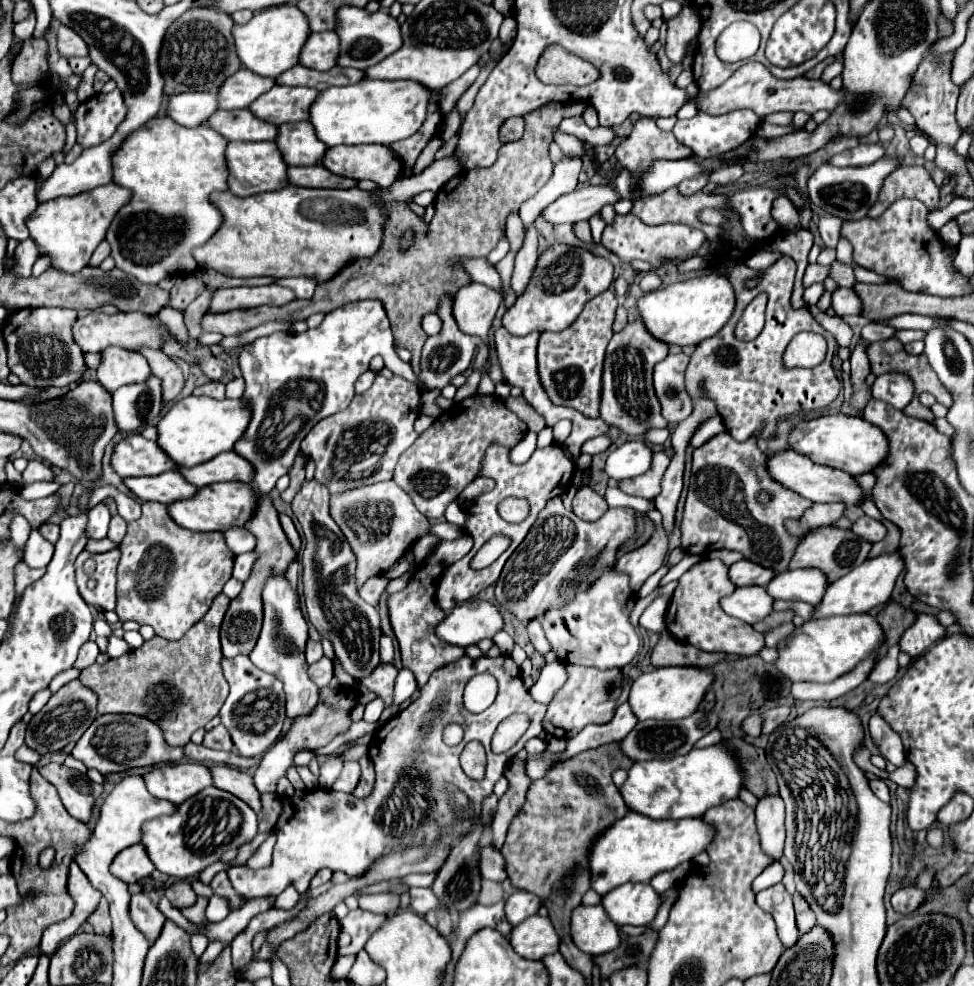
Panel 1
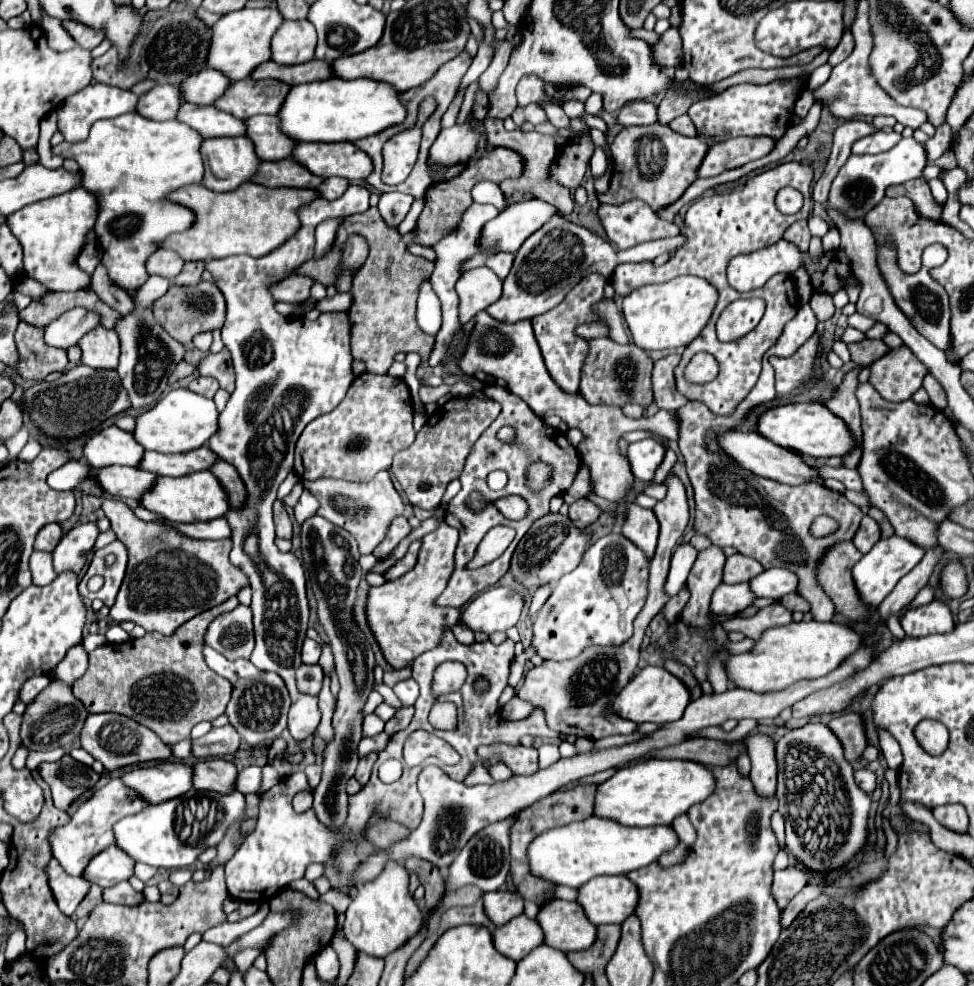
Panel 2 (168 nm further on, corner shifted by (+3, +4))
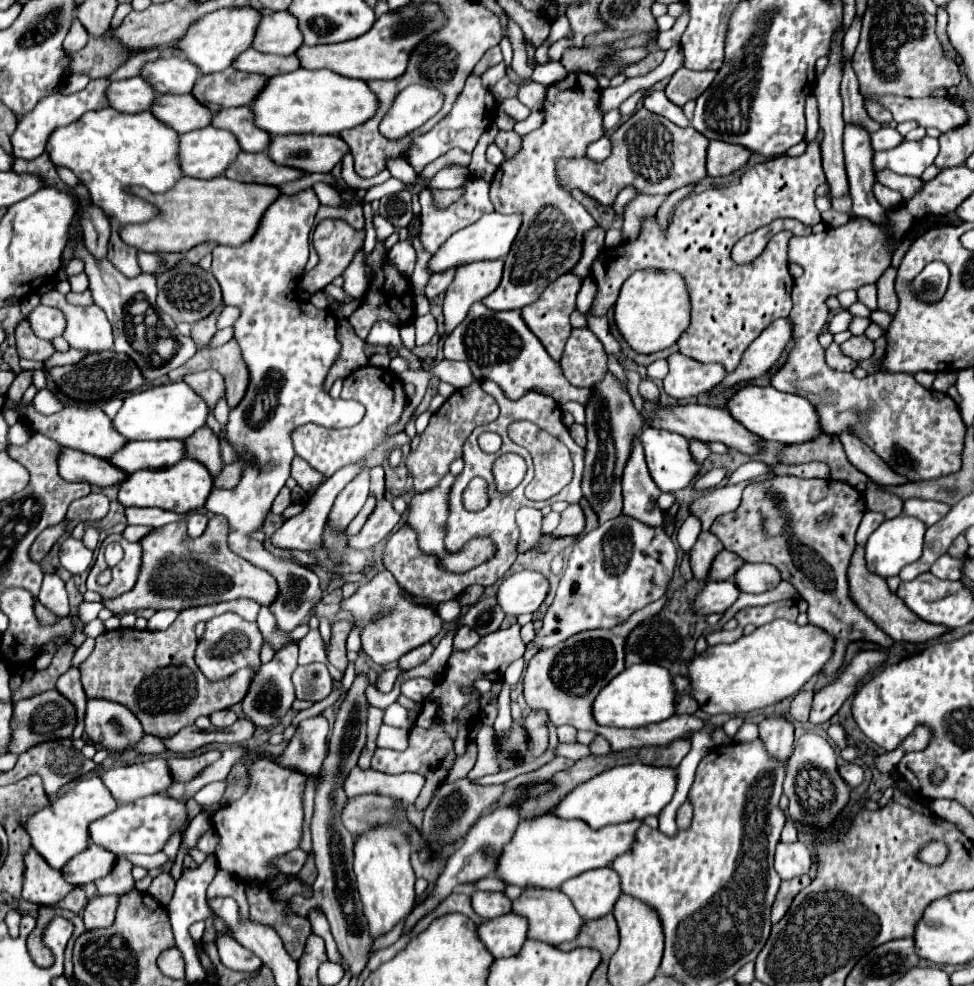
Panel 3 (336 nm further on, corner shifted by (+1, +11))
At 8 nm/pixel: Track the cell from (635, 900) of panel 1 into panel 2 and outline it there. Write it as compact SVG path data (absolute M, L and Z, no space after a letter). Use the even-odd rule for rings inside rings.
M597 877L579 887L577 903L581 903L593 925L623 923L637 907L637 887L625 877Z

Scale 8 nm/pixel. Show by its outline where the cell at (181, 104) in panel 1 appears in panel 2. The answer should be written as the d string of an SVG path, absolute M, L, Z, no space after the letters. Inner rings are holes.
M155 85L151 91L139 97L135 111L151 121L169 121L175 119L179 105L181 105L181 95L177 87Z

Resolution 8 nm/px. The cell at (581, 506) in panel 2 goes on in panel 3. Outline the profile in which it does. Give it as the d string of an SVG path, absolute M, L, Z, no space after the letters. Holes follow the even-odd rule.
M569 504L561 512L561 522L551 536L577 536L585 528L585 514L579 504Z

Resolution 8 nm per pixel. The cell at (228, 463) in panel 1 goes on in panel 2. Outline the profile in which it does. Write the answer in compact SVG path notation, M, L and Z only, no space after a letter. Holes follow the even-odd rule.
M199 447L193 451L177 453L177 455L165 455L159 451L145 451L143 459L139 463L139 469L149 471L153 475L167 475L167 477L181 477L195 471L205 471L213 465L217 455L209 451L209 447Z

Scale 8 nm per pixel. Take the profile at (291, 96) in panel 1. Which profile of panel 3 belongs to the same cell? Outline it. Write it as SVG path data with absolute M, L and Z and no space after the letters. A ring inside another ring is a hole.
M227 68L217 74L203 74L195 88L193 96L201 104L213 108L231 108L231 106L249 106L251 100L267 86L267 76L247 74L235 68Z

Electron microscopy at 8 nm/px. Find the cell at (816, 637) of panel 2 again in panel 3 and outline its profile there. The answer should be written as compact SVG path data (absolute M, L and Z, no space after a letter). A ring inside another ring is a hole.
M773 620L765 626L759 626L753 634L741 636L733 644L719 644L713 648L707 648L701 656L695 656L695 660L689 666L689 678L693 686L693 696L699 700L699 708L707 714L741 714L755 708L765 708L769 704L775 704L783 698L795 696L803 684L807 684L815 674L823 670L823 666L831 660L835 652L835 640L829 632L823 632L823 628L817 628L813 624L799 626L795 622L787 620Z

